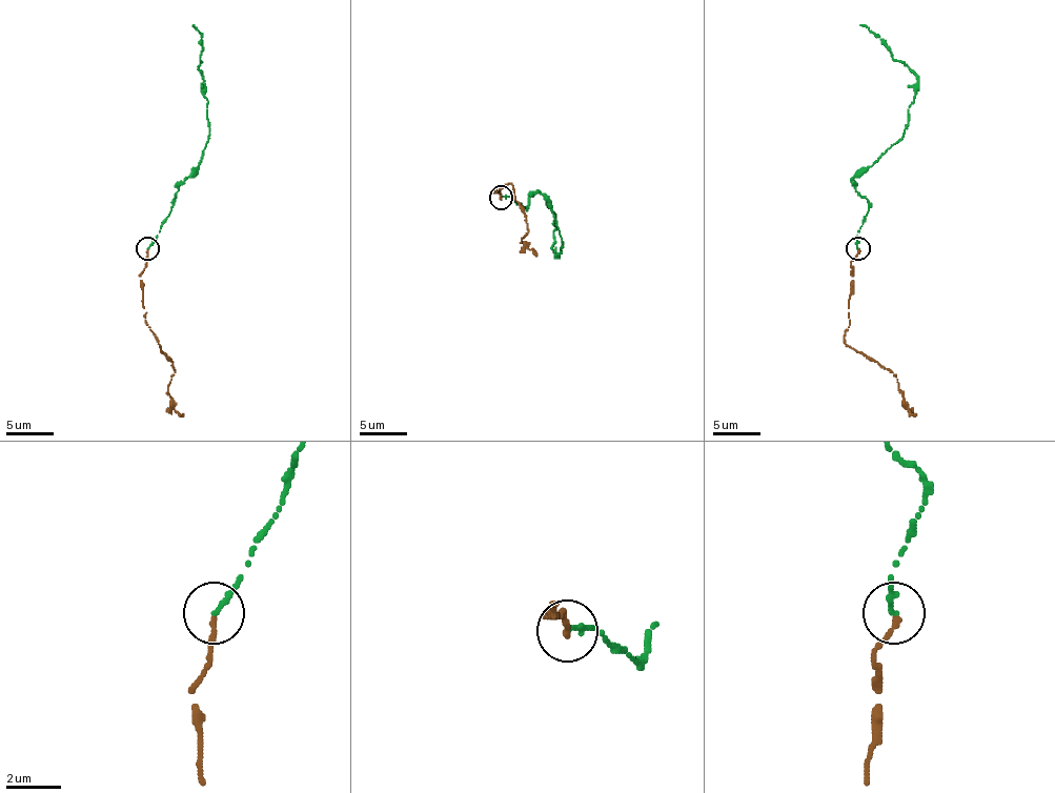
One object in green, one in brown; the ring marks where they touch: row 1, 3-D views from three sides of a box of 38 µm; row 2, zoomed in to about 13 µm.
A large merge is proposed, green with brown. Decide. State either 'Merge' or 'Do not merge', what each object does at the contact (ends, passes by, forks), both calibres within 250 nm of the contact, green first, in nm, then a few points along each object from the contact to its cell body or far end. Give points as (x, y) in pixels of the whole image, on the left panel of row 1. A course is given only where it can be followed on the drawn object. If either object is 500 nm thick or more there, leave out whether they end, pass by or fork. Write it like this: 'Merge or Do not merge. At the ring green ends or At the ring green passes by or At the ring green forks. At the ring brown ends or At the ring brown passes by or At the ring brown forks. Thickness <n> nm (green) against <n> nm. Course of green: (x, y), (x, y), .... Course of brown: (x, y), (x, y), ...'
Merge. At the ring green ends. At the ring brown ends. Thickness 200 nm (green) against 200 nm. Course of green: (146, 248), (173, 205), (178, 188), (199, 164), (208, 138), (204, 77), (199, 60), (202, 34), (191, 24). Course of brown: (146, 250), (146, 267), (140, 277), (146, 312), (144, 322), (176, 371), (170, 379), (170, 402), (182, 414)

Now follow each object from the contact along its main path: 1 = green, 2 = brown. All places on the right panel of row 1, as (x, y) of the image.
1: (857, 248), (857, 231), (869, 205), (852, 179), (900, 138), (914, 100), (916, 77), (859, 24)
2: (857, 250), (850, 267), (850, 322), (843, 341), (897, 379), (903, 402), (916, 414)

